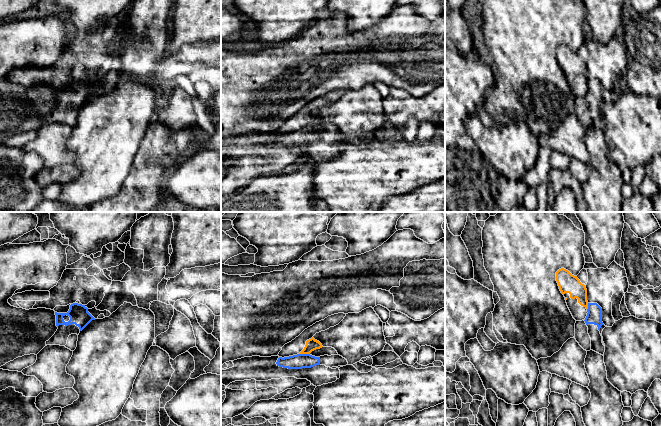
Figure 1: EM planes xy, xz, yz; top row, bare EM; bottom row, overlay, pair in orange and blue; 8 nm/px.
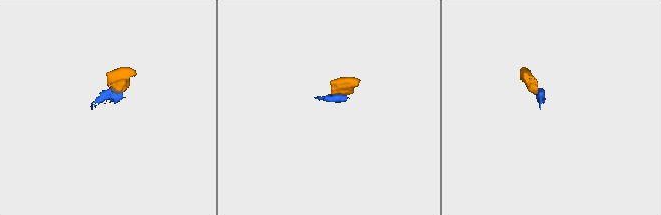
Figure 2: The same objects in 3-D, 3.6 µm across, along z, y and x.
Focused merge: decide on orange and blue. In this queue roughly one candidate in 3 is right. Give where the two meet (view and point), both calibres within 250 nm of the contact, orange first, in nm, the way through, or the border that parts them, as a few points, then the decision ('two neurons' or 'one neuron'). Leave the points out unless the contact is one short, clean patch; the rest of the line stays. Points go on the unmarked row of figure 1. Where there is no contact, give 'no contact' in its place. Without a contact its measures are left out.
meets orange in xz at (304, 129); 90 nm thick on the orange side, 120 nm on the other; border along xz (299, 129), (309, 130); two neurons

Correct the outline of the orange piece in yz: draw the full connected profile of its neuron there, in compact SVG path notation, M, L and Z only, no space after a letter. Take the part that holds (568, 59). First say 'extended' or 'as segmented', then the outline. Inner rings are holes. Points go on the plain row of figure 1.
extended | M564 44L556 48L556 57L573 94L576 97L585 96L588 89L587 65L585 61L580 58L577 52L572 51Z

